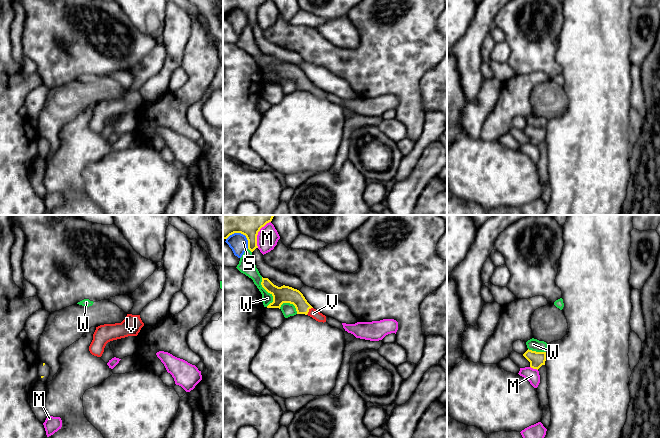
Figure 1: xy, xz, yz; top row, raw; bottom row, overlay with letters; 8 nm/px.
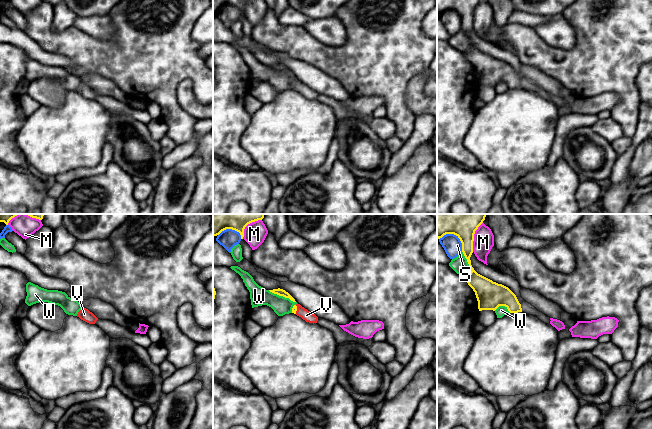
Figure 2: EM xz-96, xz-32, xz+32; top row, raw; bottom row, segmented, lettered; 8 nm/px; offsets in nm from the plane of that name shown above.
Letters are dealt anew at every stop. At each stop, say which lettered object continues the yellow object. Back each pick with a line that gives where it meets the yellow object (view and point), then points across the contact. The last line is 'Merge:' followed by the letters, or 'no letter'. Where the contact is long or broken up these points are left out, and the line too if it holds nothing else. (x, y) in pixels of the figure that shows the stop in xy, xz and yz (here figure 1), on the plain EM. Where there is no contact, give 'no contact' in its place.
V: contact xz (308, 87); way xz (284, 70), (293, 72), (308, 87), (313, 89)
Merge: V

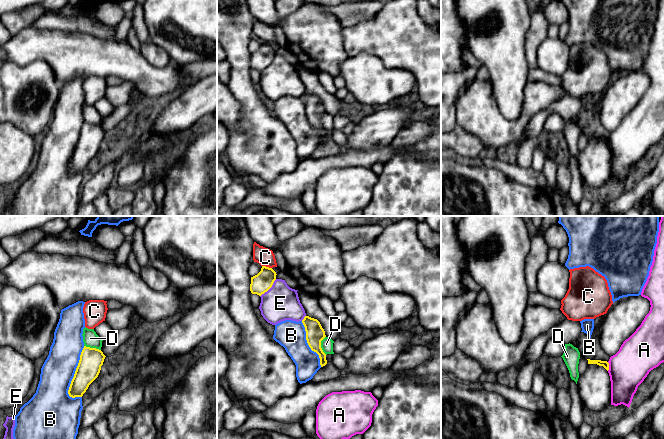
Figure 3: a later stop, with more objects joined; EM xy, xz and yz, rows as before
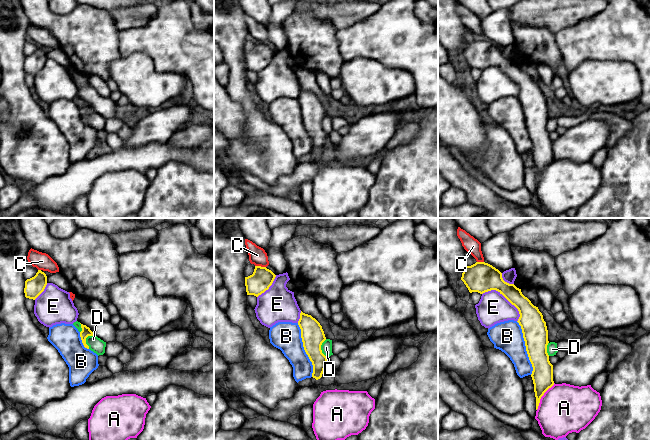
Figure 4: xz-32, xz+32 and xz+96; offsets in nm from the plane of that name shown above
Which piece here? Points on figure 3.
Merge: no letter

